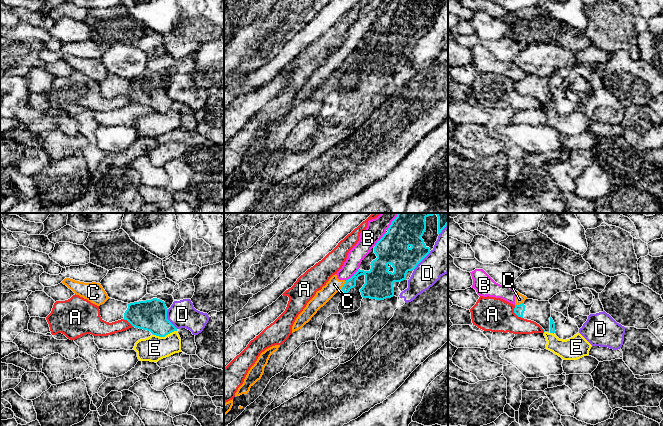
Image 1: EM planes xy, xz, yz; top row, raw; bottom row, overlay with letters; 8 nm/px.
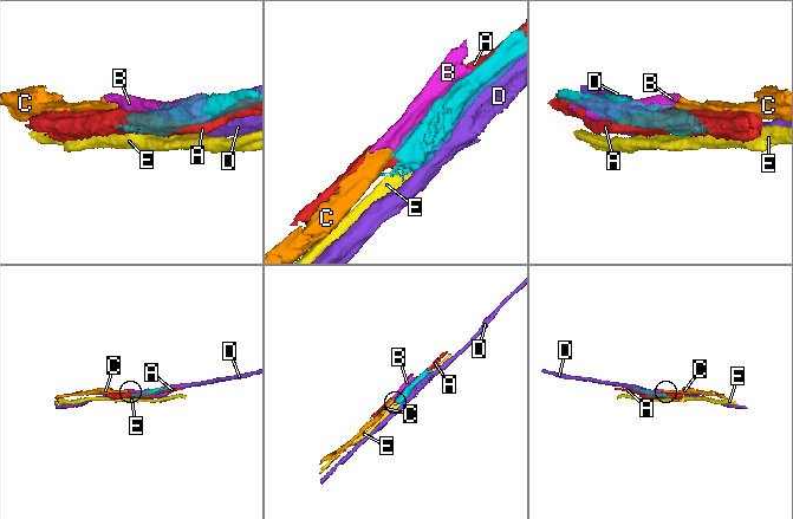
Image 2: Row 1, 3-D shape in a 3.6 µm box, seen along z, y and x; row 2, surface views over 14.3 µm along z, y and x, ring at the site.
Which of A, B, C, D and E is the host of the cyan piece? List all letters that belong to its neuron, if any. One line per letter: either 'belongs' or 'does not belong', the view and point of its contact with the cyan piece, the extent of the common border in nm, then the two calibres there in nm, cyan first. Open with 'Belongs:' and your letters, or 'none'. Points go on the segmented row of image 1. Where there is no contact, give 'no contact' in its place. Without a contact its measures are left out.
Belongs: none
A: does not belong; contact yz (515, 313); length 130 nm; calibres 80 and 280 nm
B: does not belong; contact xz (352, 276); length 150 nm; calibres 220 and 130 nm
C: does not belong; contact yz (520, 304); length 80 nm; calibres 80 and 80 nm
D: does not belong; contact xy (167, 319); length 180 nm; calibres 260 and 220 nm
E: does not belong; contact xy (164, 336); length 200 nm; calibres 260 and 200 nm

